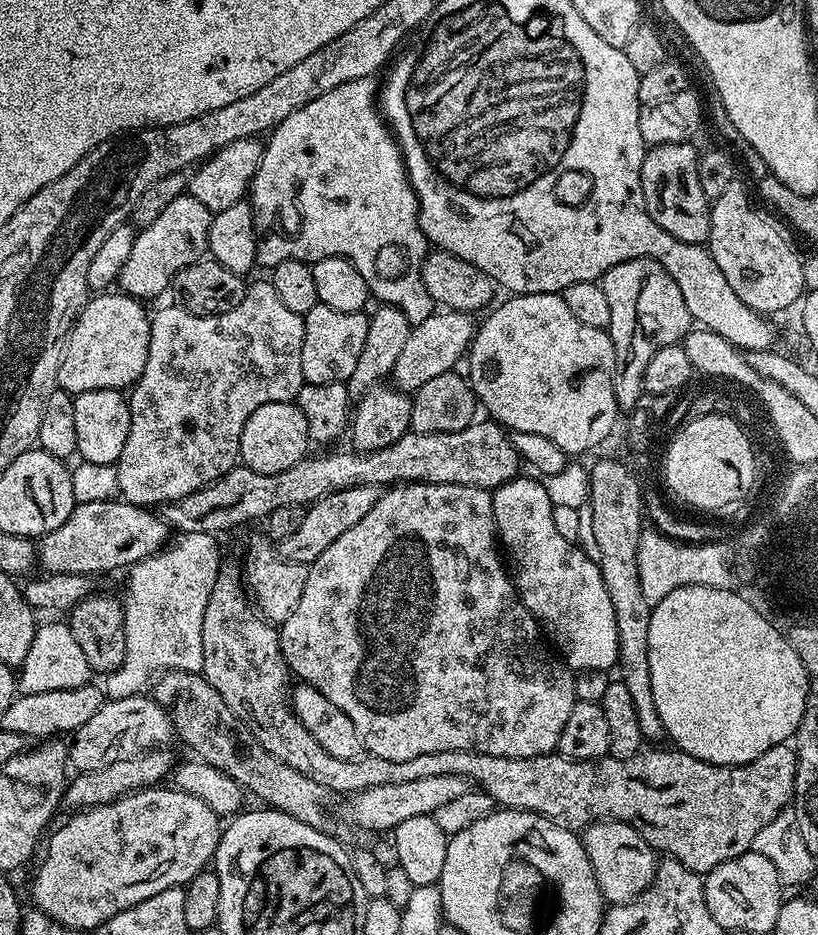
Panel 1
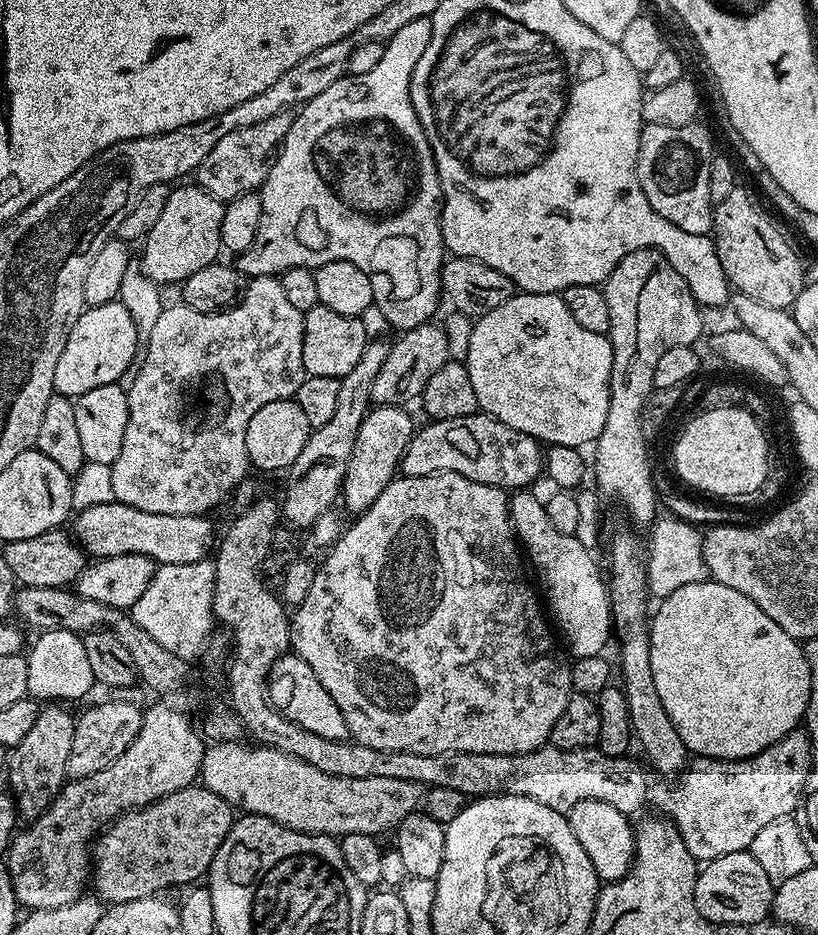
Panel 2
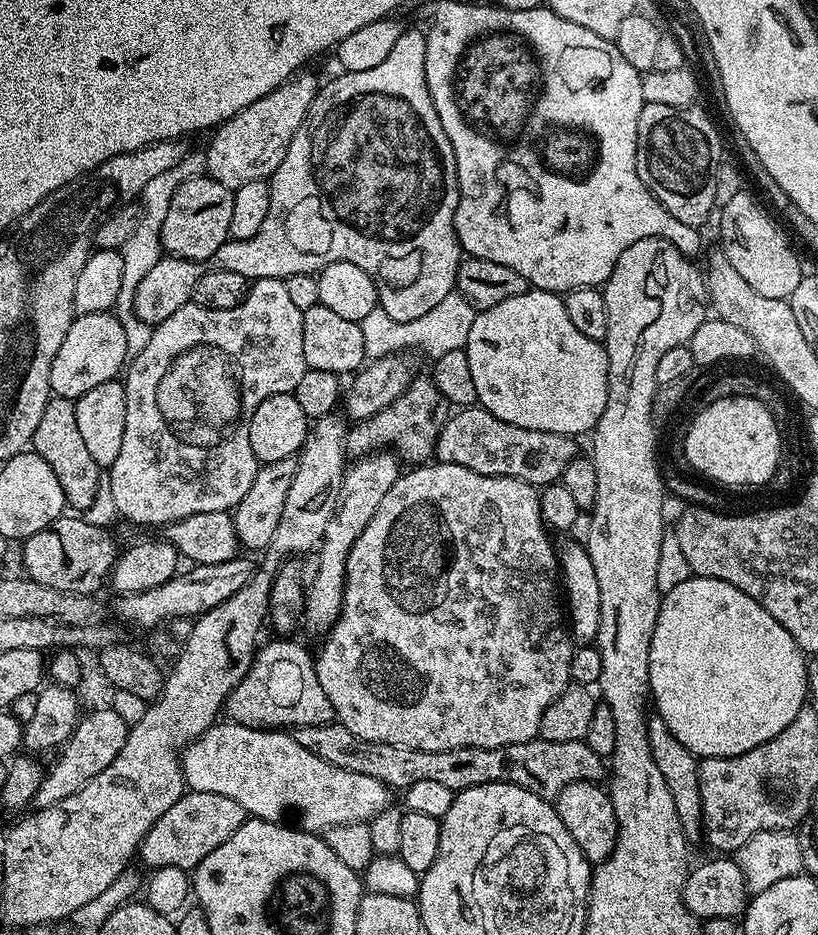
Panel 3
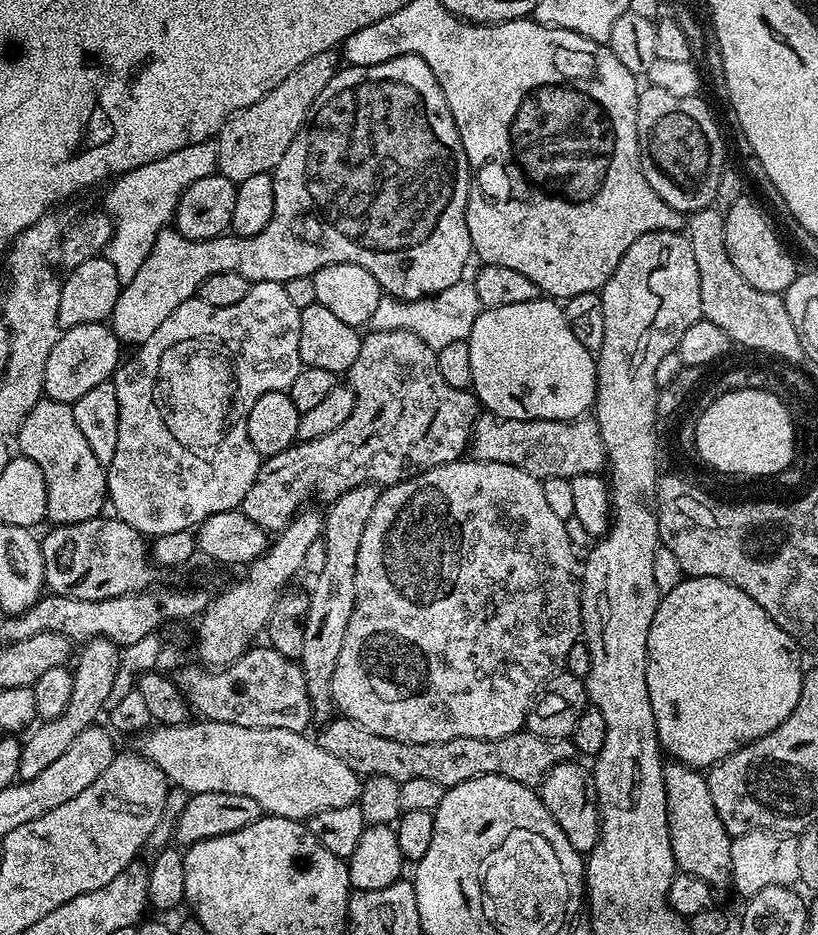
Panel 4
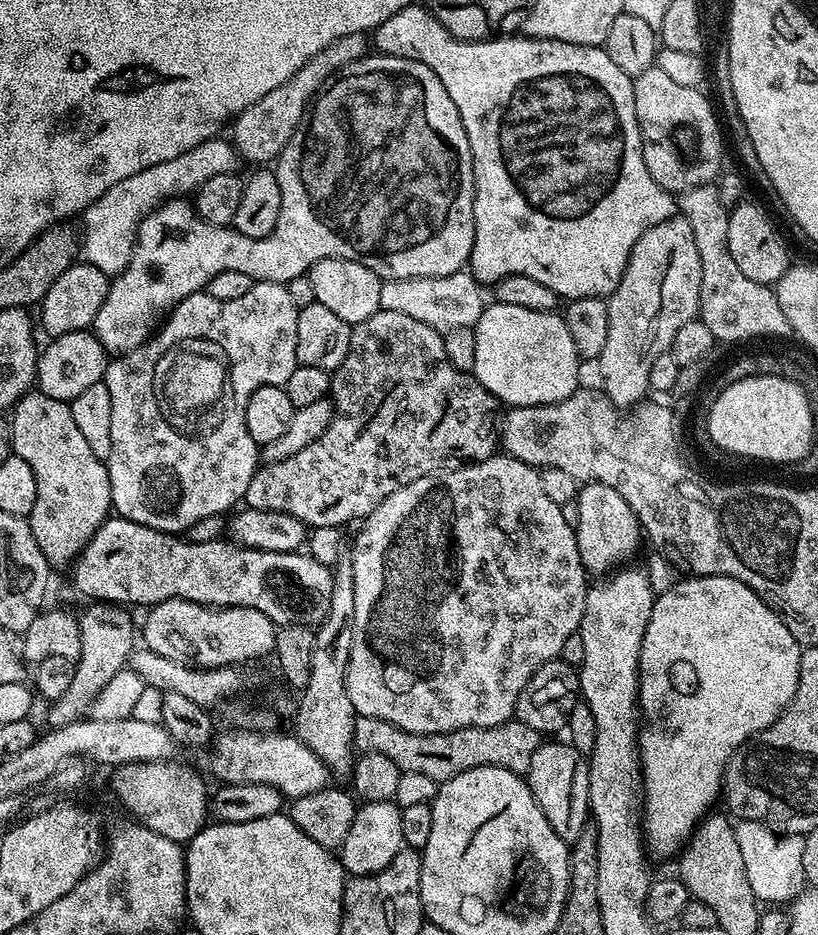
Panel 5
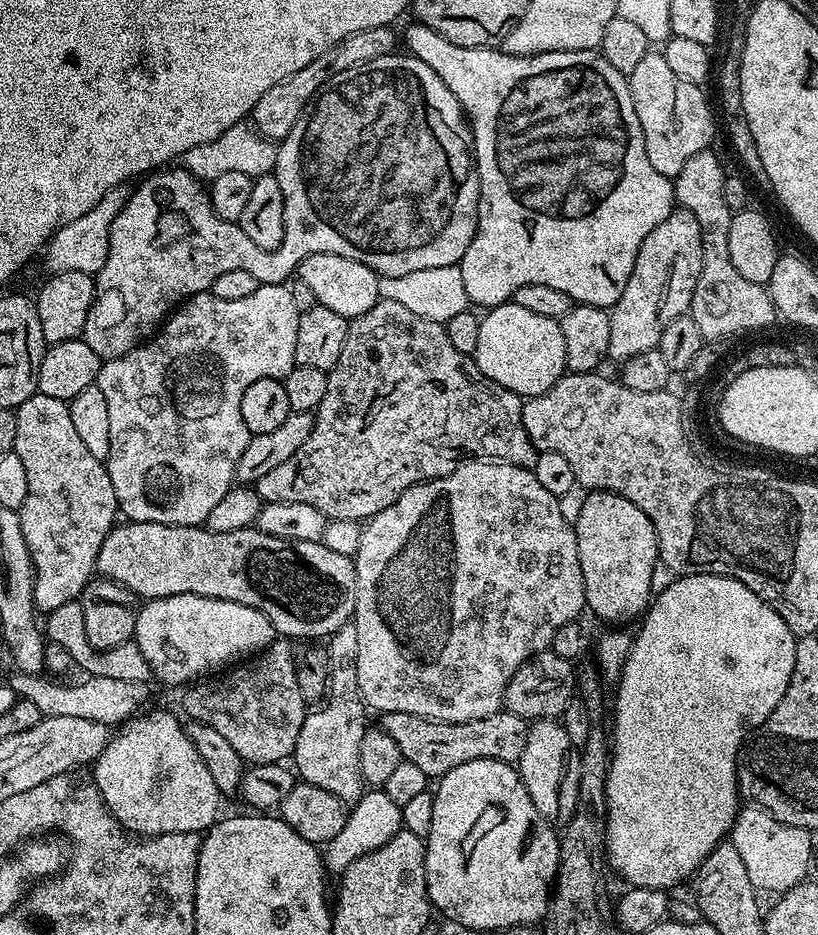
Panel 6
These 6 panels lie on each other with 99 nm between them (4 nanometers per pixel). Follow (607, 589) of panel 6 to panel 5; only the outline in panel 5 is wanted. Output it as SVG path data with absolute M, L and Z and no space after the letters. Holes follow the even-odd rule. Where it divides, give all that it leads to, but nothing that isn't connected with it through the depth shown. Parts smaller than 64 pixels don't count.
M586 484L577 491L574 503L578 506L578 522L574 525L578 554L585 572L600 578L627 565L640 540L642 544L642 529L634 510L626 506L626 498L618 490L610 490L610 486Z

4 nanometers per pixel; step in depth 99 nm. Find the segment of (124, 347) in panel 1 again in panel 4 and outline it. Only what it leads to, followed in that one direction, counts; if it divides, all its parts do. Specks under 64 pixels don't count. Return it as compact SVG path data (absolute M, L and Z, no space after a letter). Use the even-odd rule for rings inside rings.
M107 323L63 329L58 342L54 342L54 350L50 350L50 358L46 358L44 396L54 402L75 404L78 398L82 398L82 394L94 390L94 386L113 379L116 369L122 363L120 351L121 342Z

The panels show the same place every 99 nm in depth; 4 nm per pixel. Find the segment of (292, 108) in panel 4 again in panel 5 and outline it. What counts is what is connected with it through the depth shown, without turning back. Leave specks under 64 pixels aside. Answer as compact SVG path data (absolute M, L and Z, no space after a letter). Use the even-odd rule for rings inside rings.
M363 32L334 38L334 42L330 42L330 46L318 50L318 54L314 54L314 58L310 58L310 62L306 62L306 66L302 66L302 70L298 70L290 78L286 78L286 82L282 82L282 86L270 90L270 94L258 98L258 102L254 102L254 106L242 110L242 114L236 117L230 128L230 133L232 132L230 143L235 148L237 157L241 161L249 160L252 166L264 166L275 161L279 157L280 151L287 146L292 135L296 133L296 127L304 117L316 91L338 70L364 59L369 52L370 40Z

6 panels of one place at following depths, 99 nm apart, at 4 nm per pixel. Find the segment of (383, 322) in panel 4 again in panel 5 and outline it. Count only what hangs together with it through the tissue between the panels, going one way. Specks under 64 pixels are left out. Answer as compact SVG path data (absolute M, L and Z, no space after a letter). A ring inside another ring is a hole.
M461 270L454 274L446 274L438 278L410 278L409 280L385 280L382 283L382 298L380 307L386 310L396 310L398 314L410 314L410 318L418 318L418 322L426 322L441 334L459 328L475 329L478 318L484 313L486 299L482 293L480 281L475 280L471 271Z

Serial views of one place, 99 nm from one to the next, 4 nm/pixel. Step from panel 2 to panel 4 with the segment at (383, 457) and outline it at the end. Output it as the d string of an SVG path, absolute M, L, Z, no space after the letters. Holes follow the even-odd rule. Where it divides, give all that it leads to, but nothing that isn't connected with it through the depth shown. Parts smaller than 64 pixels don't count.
M375 483L363 484L331 501L327 505L328 512L323 513L322 539L326 542L326 563L322 574L318 574L311 581L312 592L307 593L308 613L304 615L306 639L298 661L306 678L306 690L310 694L312 719L316 722L324 719L327 721L333 715L331 712L334 712L334 666L338 666L338 654L342 650L342 641L346 638L346 626L350 626L350 618L356 605L358 546L362 546L366 522L370 522L370 513L374 510L380 494L381 489Z

